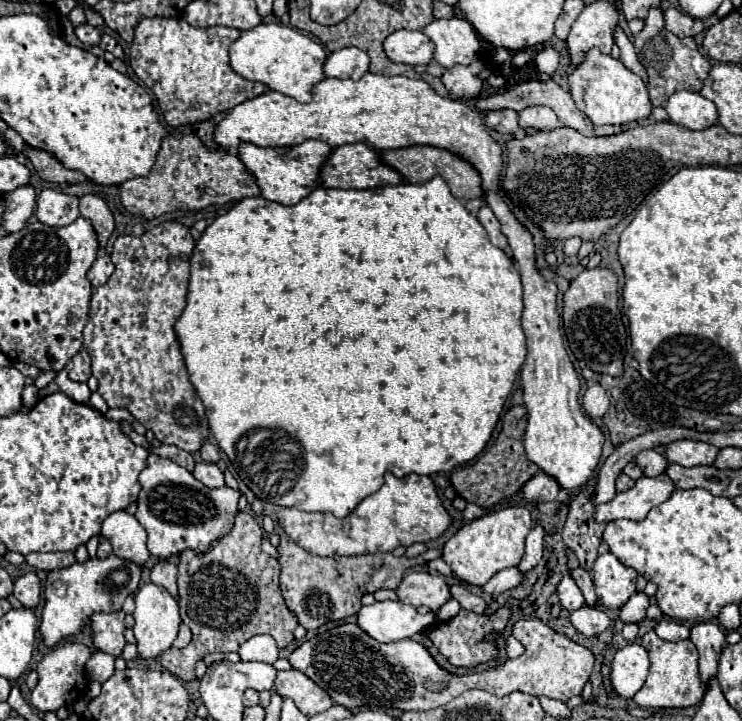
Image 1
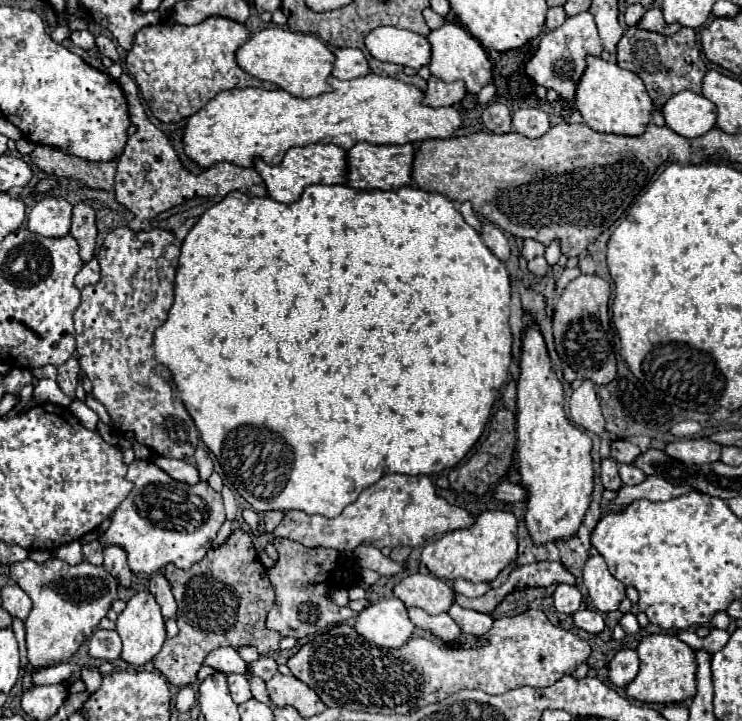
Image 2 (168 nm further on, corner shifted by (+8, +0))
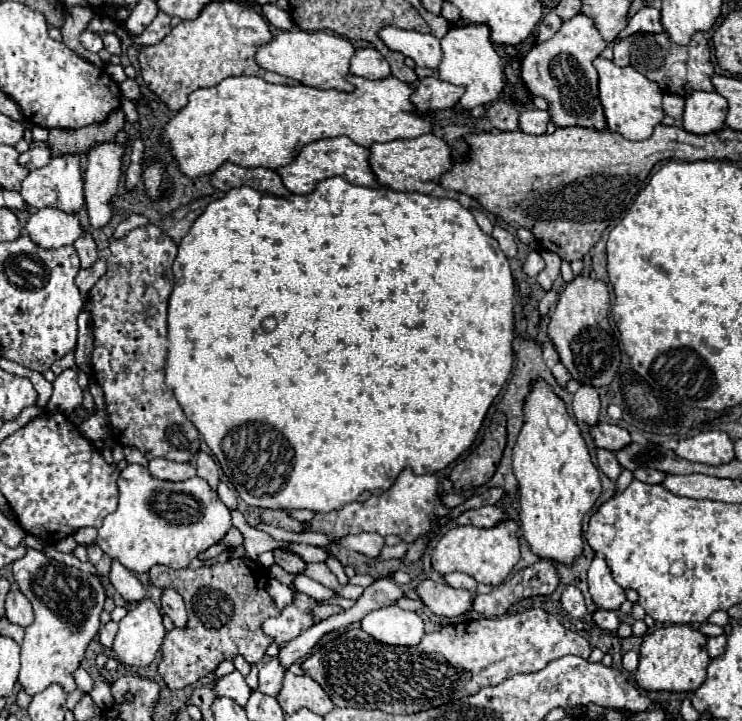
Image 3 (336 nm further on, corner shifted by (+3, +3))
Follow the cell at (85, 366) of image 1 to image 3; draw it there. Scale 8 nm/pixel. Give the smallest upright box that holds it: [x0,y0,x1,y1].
[48,367,82,415]

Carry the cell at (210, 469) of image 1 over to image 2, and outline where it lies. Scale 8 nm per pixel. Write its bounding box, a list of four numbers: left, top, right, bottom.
[153,456,199,484]

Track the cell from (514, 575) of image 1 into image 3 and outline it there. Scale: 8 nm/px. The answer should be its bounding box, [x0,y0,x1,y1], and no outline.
[446,573,478,593]

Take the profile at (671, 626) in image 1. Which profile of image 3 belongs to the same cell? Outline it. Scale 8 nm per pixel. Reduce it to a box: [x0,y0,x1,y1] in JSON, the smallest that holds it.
[706,635,726,659]

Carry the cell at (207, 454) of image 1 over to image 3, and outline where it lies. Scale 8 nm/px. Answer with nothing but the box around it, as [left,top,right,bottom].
[196,451,218,489]

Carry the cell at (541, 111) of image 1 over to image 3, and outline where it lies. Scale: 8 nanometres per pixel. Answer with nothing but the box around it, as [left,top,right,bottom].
[520,109,550,135]

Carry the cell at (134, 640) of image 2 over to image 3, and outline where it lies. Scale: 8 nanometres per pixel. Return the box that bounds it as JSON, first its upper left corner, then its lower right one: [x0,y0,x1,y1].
[114,599,166,667]

